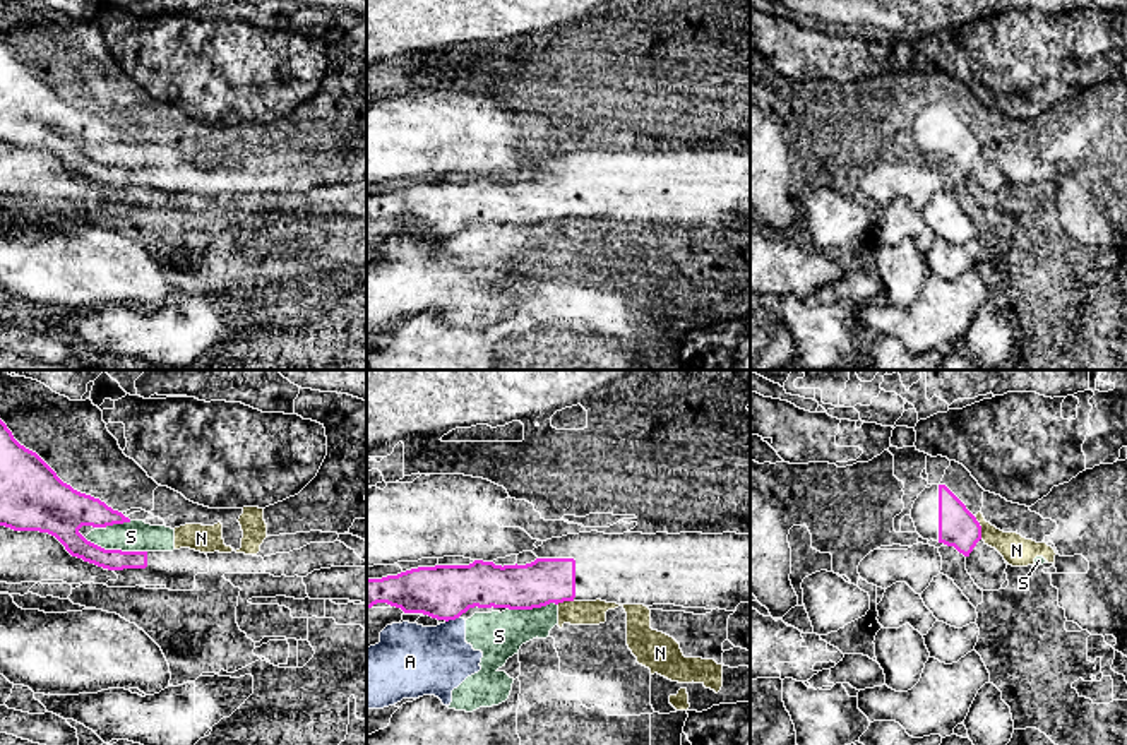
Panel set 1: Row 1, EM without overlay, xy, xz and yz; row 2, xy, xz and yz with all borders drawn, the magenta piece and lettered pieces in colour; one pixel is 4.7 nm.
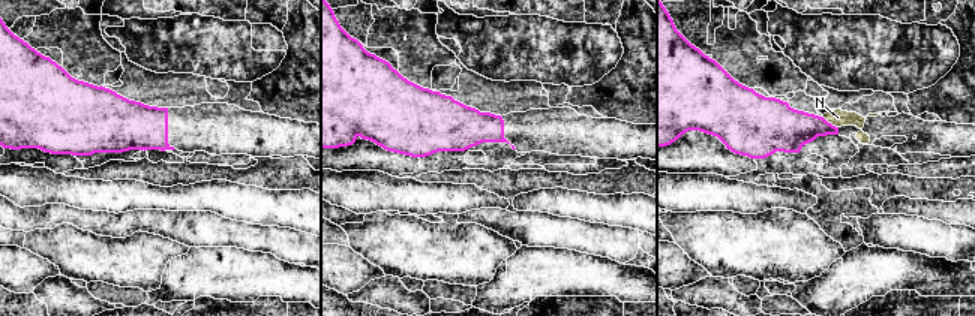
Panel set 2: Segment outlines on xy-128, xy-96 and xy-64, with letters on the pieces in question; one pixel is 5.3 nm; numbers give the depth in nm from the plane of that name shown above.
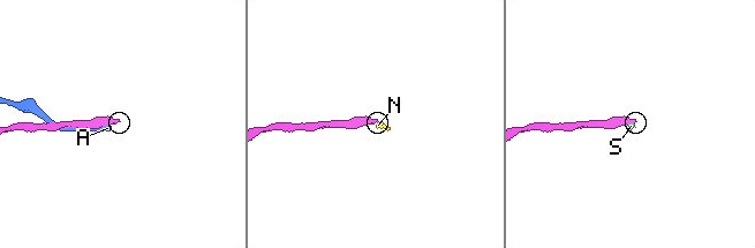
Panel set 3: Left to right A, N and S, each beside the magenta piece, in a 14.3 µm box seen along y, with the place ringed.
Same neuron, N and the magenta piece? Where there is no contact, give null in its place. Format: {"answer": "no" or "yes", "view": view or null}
{"answer": "no", "view": "yz"}

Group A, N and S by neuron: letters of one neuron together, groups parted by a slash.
A N S

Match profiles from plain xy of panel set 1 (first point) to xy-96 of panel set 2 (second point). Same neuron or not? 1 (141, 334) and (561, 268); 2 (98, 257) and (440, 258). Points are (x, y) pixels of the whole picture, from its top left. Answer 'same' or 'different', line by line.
1: same
2: same

